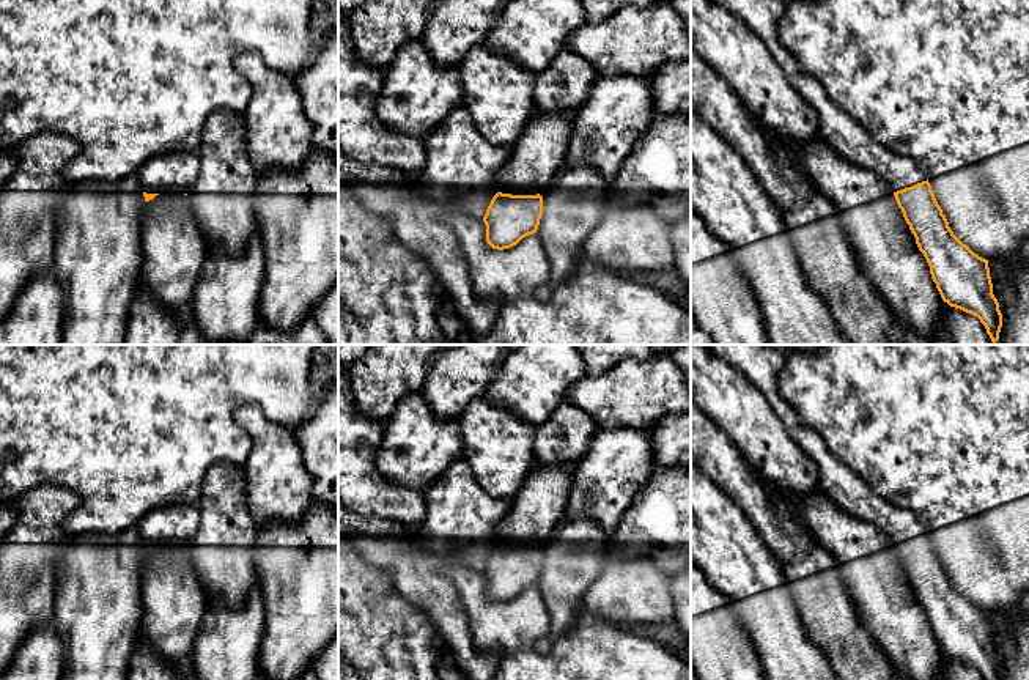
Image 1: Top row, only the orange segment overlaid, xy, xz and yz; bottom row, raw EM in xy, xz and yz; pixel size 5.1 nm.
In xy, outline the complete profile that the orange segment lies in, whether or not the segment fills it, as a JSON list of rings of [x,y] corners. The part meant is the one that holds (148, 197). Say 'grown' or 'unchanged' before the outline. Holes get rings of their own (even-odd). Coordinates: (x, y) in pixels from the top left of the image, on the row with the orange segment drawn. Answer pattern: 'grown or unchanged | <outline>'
grown | [[[164,153],[146,161],[135,173],[145,201],[159,194],[192,190],[200,173],[197,153]]]

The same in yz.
grown | [[[714,2],[744,20],[768,46],[793,88],[815,110],[823,139],[850,162],[873,172],[891,186],[942,301],[977,316],[996,343],[1002,313],[993,294],[988,260],[974,253],[953,235],[917,162],[897,156],[878,143],[826,96],[824,88],[813,77],[801,71],[796,57],[782,46],[777,33],[785,2]]]

